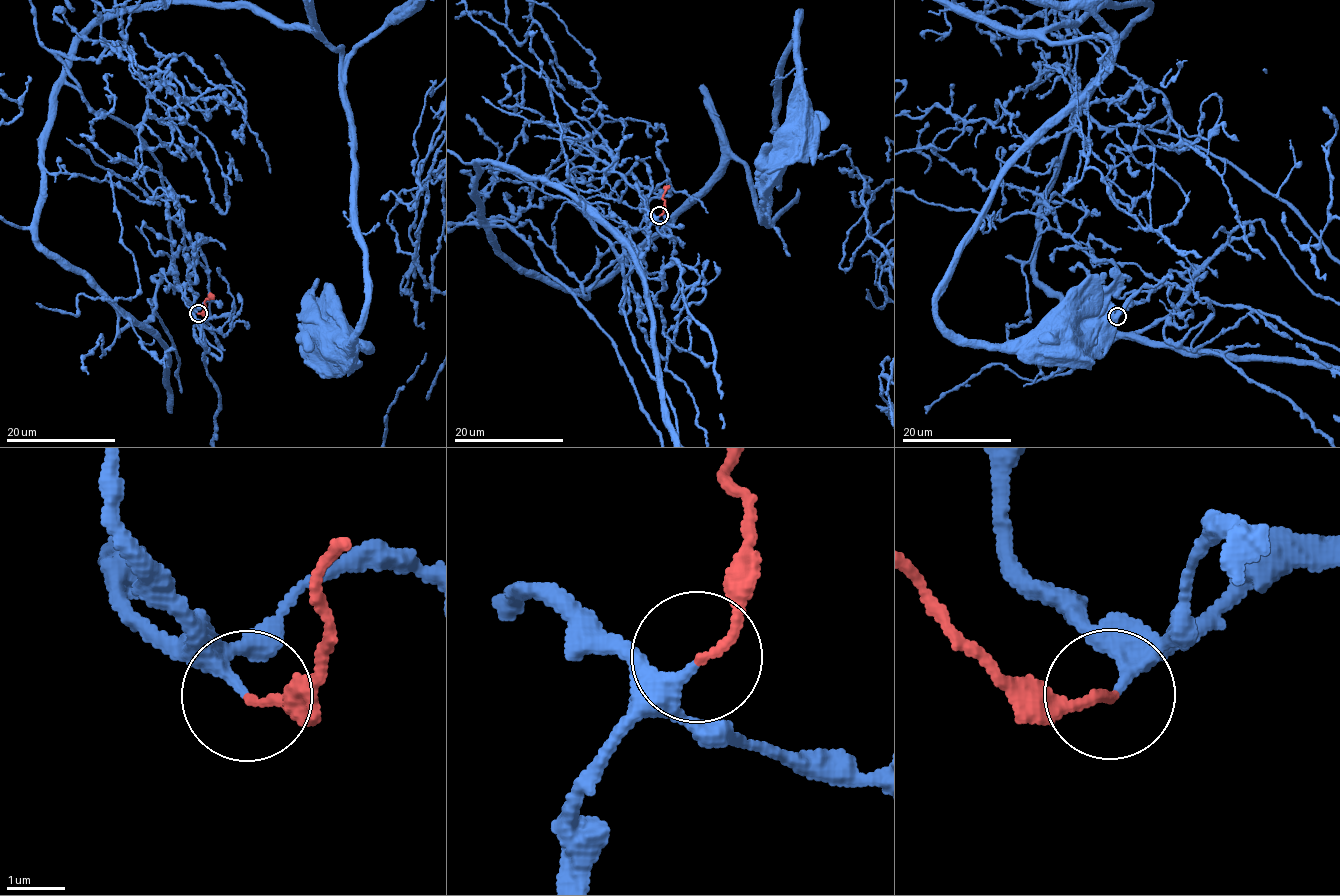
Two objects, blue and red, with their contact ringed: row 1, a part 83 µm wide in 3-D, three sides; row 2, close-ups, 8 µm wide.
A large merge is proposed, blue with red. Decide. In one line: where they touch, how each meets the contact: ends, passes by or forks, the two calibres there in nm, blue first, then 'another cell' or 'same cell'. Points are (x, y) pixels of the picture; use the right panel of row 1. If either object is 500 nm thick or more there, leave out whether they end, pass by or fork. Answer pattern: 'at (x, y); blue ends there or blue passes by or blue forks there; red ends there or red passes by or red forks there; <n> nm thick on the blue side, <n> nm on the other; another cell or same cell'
at (1117, 316); blue ends there; red ends there; 240 nm thick on the blue side, 130 nm on the other; same cell

